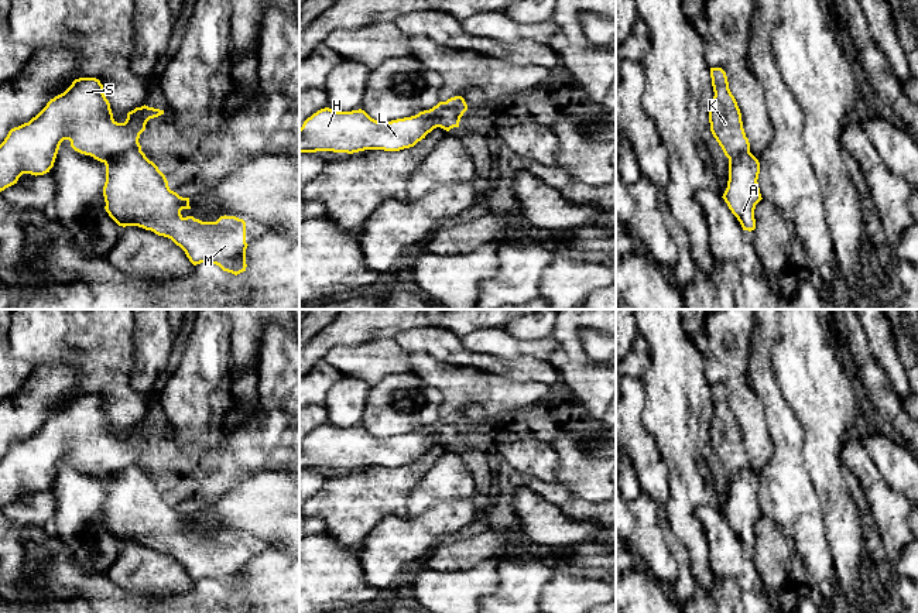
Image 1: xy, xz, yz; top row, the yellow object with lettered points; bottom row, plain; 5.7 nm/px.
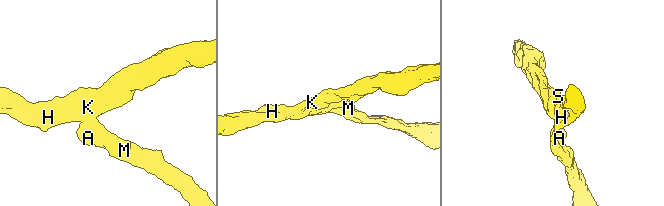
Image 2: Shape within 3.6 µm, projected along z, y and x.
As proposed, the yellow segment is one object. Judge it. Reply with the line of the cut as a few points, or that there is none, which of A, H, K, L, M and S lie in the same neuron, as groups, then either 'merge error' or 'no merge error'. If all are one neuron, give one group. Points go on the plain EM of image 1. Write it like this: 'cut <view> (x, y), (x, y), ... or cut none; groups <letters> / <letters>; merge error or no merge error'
cut xz (465, 425), (445, 425), (437, 442); groups A M / H K L S; merge error

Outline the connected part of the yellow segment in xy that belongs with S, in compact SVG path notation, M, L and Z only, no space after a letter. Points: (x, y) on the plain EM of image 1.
M79 394L28 439L8 448L0 460L0 508L17 500L23 490L44 492L54 483L59 462L64 456L85 472L100 479L109 479L129 466L141 465L138 455L150 435L164 431L164 427L141 422L127 429L124 439L113 435L110 419L103 410L103 401L96 394Z

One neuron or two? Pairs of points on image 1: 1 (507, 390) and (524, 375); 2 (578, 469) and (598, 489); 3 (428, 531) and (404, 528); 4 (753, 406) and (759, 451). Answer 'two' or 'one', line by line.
1: two
2: one
3: one
4: one

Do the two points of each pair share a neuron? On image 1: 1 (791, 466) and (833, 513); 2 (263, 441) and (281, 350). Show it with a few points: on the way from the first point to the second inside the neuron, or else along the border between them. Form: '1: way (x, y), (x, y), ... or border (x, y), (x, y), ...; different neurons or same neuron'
1: border (805, 466), (822, 507), (825, 528); different neurons
2: way (277, 418), (277, 408), (281, 404), (281, 373); same neuron

